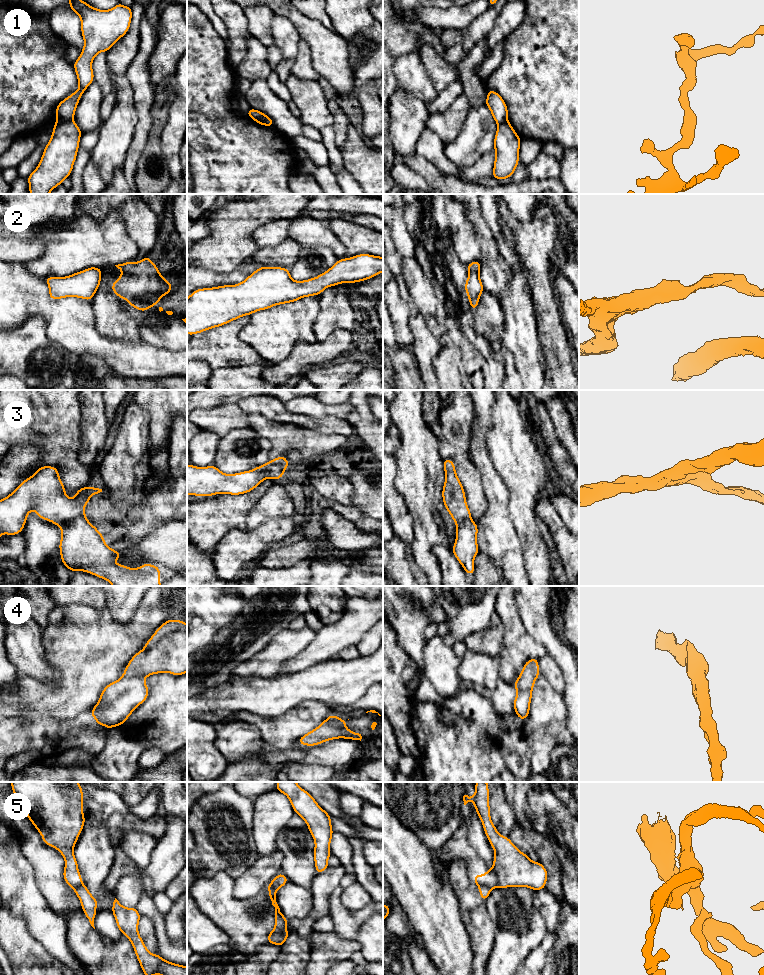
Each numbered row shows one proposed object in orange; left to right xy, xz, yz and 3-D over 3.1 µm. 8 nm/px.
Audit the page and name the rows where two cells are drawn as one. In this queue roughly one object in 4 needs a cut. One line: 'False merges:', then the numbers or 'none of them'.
False merges: 1, 3, 5

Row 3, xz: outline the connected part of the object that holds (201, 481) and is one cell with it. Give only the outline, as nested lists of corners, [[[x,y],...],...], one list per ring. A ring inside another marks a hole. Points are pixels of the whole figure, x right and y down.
[[[285,456],[269,460],[262,466],[235,474],[225,474],[216,466],[187,465],[187,495],[212,496],[216,494],[241,495],[251,492],[268,478],[272,466],[289,466]]]

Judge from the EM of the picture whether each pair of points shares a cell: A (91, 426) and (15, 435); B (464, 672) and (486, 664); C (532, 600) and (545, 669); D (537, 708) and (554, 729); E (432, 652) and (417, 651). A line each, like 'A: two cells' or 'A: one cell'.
A: two cells
B: one cell
C: two cells
D: one cell
E: two cells

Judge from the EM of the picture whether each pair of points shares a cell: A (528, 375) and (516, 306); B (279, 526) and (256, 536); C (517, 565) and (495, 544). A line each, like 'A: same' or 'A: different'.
A: same
B: same
C: same

